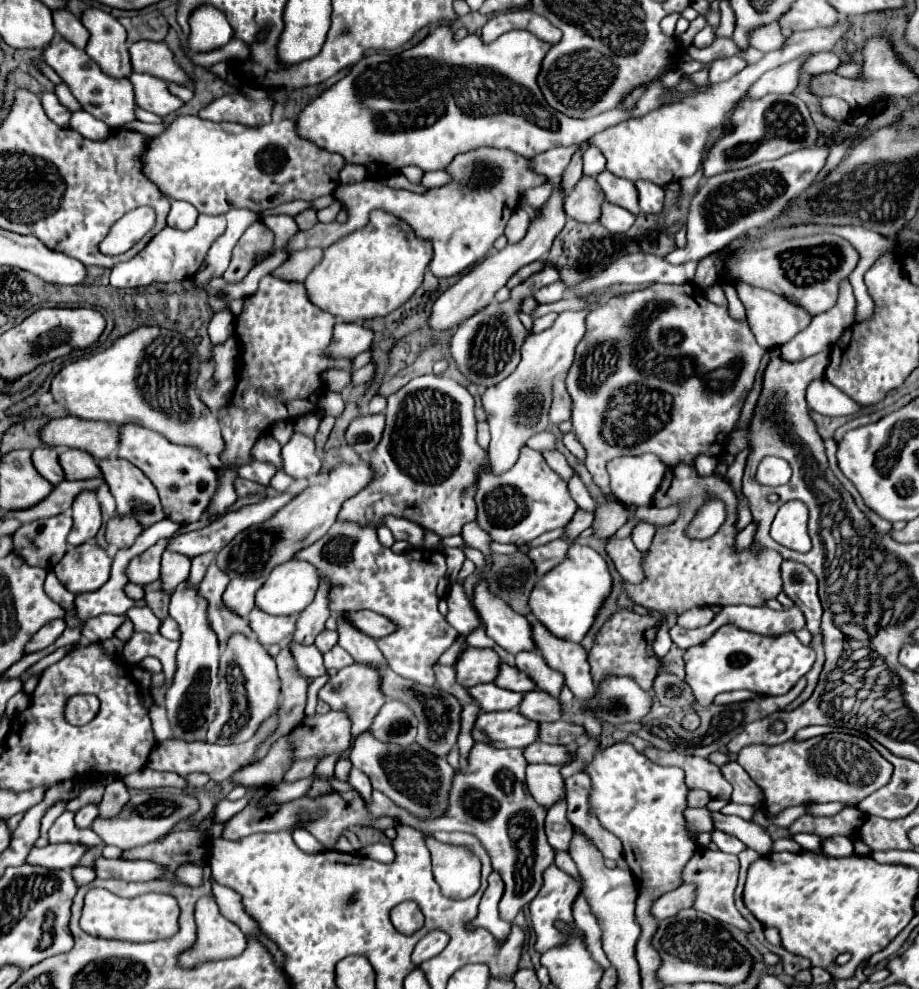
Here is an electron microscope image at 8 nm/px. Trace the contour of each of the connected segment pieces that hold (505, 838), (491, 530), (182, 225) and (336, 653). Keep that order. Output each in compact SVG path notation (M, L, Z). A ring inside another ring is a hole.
M476 742L468 754L468 764L454 772L448 796L448 812L426 822L418 818L412 822L414 828L426 828L426 832L462 830L480 838L492 858L494 870L506 884L506 892L500 900L500 914L510 922L538 894L542 886L542 874L554 862L554 850L544 834L546 810L532 800L532 794L524 784L526 766L528 762L524 760L524 750L500 750L488 742Z
M522 448L518 462L504 474L494 476L490 466L480 472L476 486L478 524L500 544L524 546L540 534L566 526L578 510L566 482L546 464L544 456L532 448Z
M172 202L172 210L168 214L168 226L178 230L188 230L196 224L198 210L188 202Z
M336 645L323 655L324 666L328 672L338 671L340 668L353 664L354 660L342 647Z

